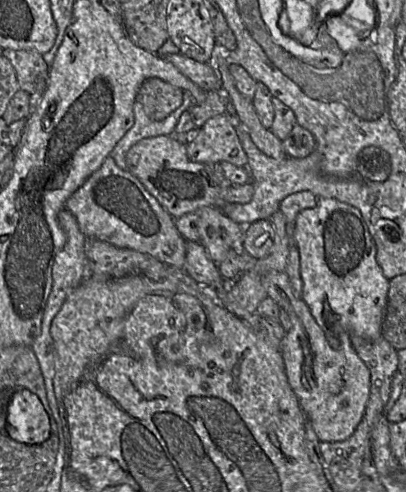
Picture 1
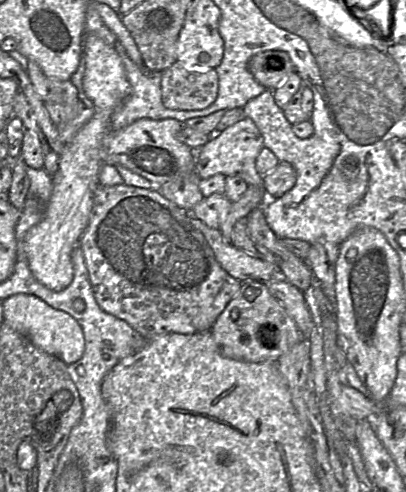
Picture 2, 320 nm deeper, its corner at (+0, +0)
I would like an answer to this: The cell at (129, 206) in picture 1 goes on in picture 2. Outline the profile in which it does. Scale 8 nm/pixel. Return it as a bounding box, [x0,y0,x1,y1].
[190,214,284,282]

